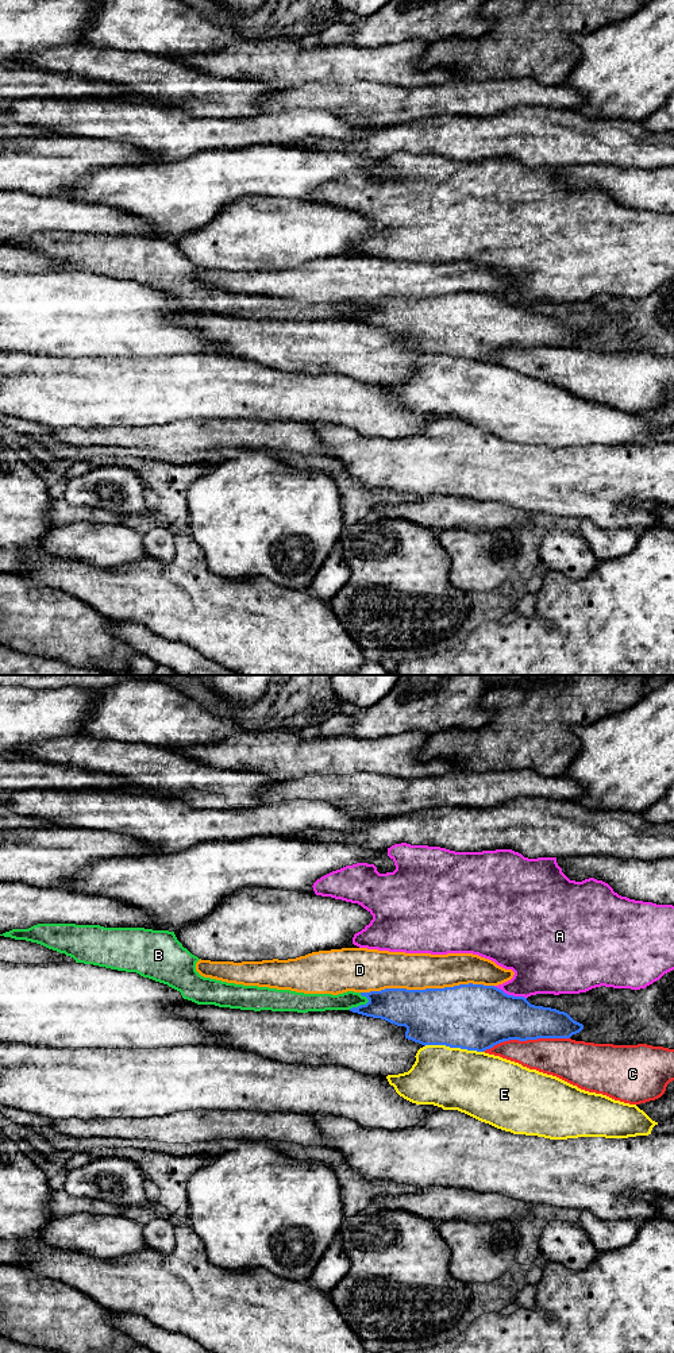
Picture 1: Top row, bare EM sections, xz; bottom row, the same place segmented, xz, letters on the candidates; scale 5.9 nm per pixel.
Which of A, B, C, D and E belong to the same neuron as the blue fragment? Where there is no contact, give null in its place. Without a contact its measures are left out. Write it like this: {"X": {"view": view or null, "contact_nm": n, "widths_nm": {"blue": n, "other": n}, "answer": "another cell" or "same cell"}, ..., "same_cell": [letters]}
{"A": {"view": "xz", "contact_nm": 220, "widths_nm": {"blue": 400, "other": 320}, "answer": "another cell"}, "B": {"view": "xz", "contact_nm": 140, "widths_nm": {"blue": 220, "other": 110}, "answer": "another cell"}, "C": {"view": "xz", "contact_nm": 550, "widths_nm": {"blue": 320, "other": 240}, "answer": "another cell"}, "D": {"view": "xz", "contact_nm": 800, "widths_nm": {"blue": 360, "other": 220}, "answer": "another cell"}, "E": {"view": "xz", "contact_nm": 360, "widths_nm": {"blue": 400, "other": 380}, "answer": "another cell"}, "same_cell": []}

